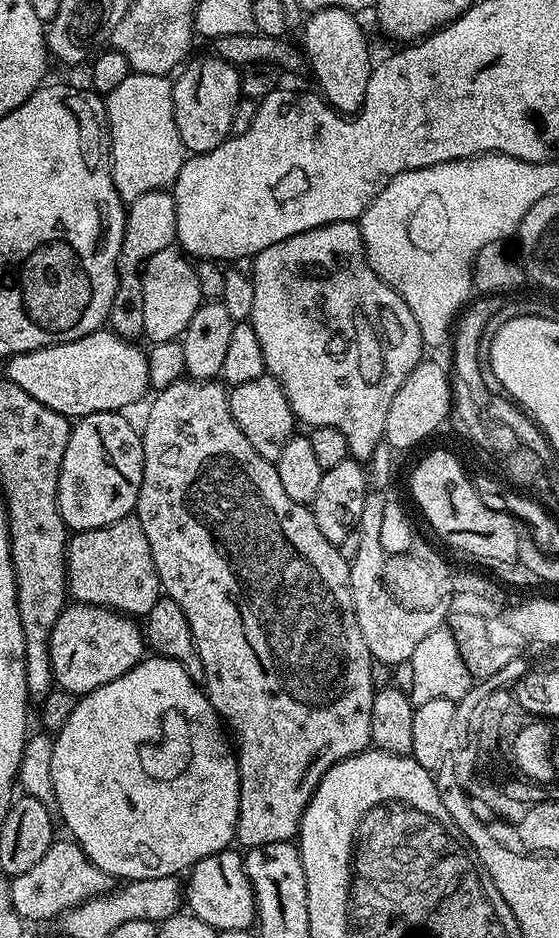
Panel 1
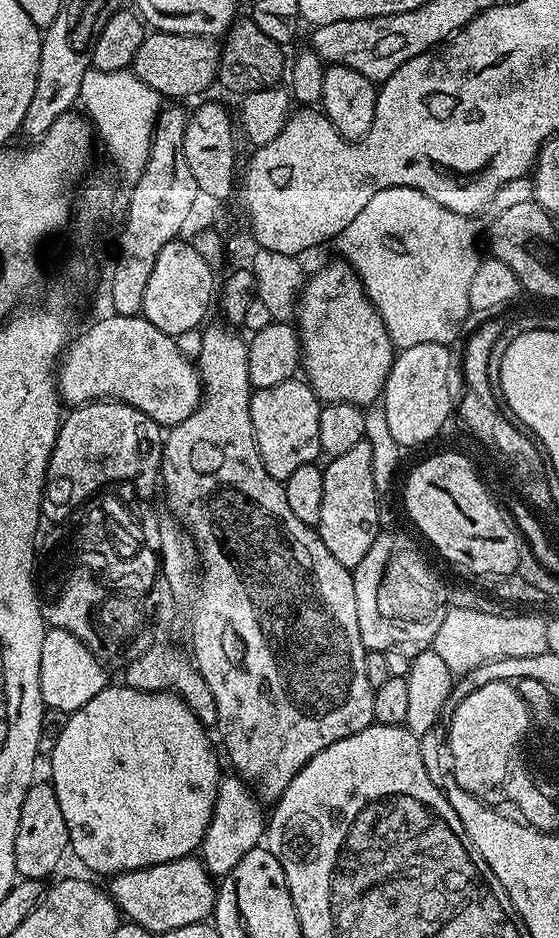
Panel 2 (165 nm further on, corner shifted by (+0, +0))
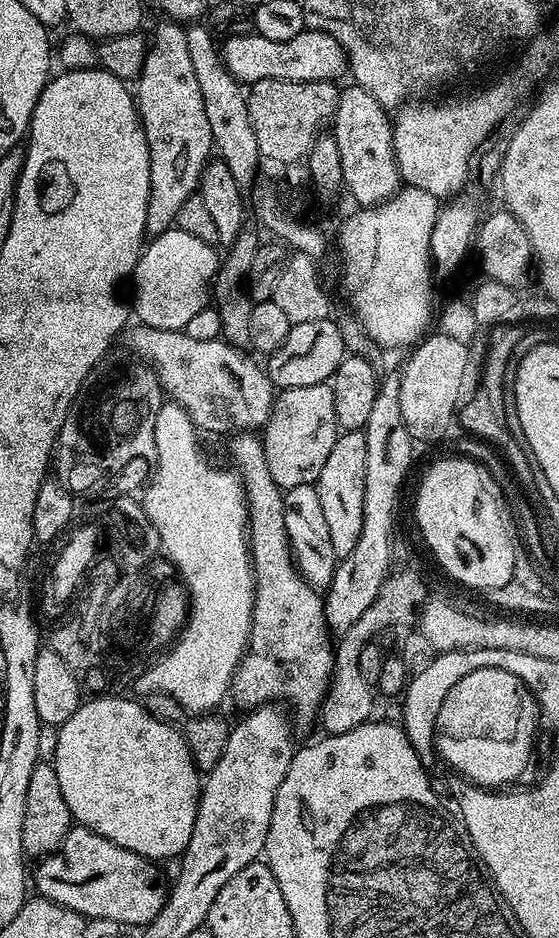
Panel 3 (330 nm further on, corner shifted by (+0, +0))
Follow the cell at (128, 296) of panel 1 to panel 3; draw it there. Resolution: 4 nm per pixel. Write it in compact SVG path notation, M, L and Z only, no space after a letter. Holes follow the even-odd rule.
M160 22L147 45L144 65L134 84L134 99L140 112L146 140L150 146L150 202L146 210L146 229L149 233L165 232L173 227L176 215L186 198L197 195L200 175L214 152L210 122L206 118L206 106L202 106L202 90L198 90L198 78L194 75L194 62L190 62L190 50L186 47L186 31L179 23Z

